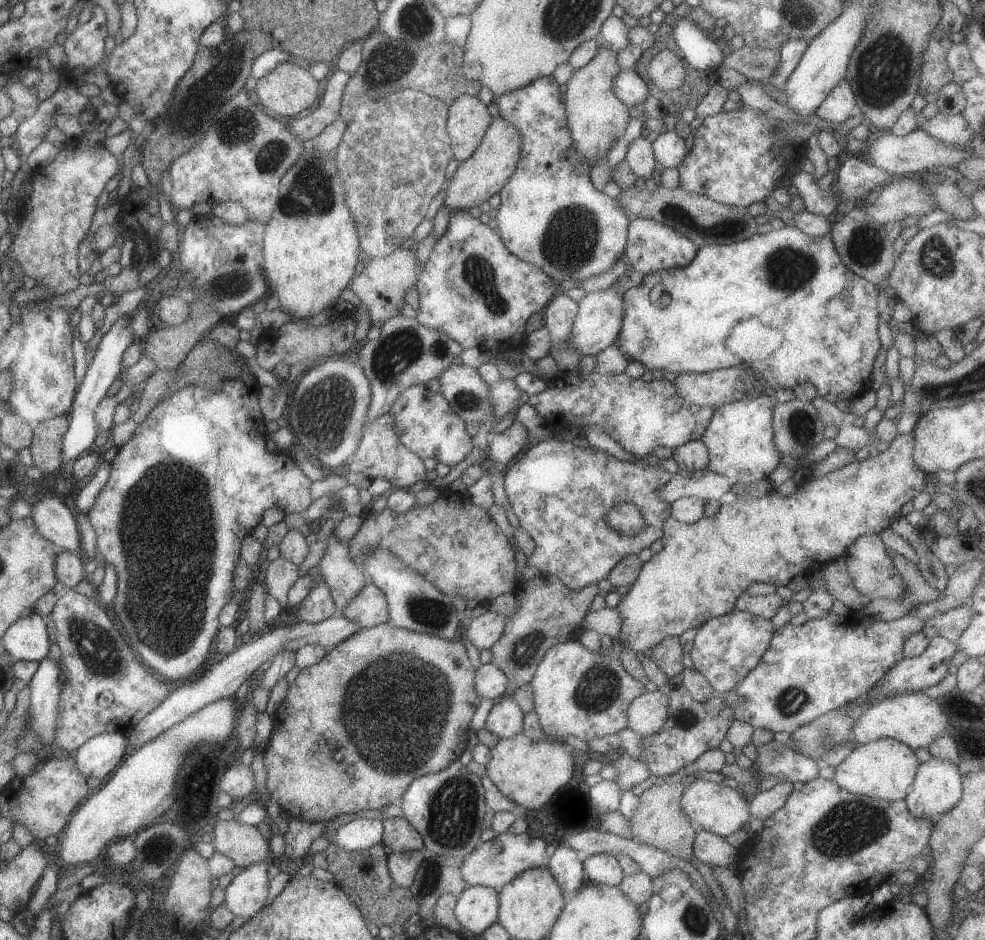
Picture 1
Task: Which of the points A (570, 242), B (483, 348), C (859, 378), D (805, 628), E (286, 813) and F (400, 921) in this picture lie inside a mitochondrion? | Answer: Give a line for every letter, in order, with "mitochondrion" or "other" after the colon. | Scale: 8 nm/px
A: mitochondrion
B: other
C: other
D: other
E: other
F: other

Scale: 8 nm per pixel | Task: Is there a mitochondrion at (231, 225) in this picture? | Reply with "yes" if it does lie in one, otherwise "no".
no

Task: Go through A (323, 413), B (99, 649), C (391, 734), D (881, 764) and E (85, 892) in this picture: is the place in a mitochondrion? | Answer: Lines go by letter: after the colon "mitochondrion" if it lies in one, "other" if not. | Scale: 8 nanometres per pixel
A: mitochondrion
B: mitochondrion
C: mitochondrion
D: other
E: other

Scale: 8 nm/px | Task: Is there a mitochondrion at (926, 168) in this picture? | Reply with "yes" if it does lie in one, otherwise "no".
no

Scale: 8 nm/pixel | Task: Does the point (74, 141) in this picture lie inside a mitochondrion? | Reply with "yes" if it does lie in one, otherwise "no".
no

